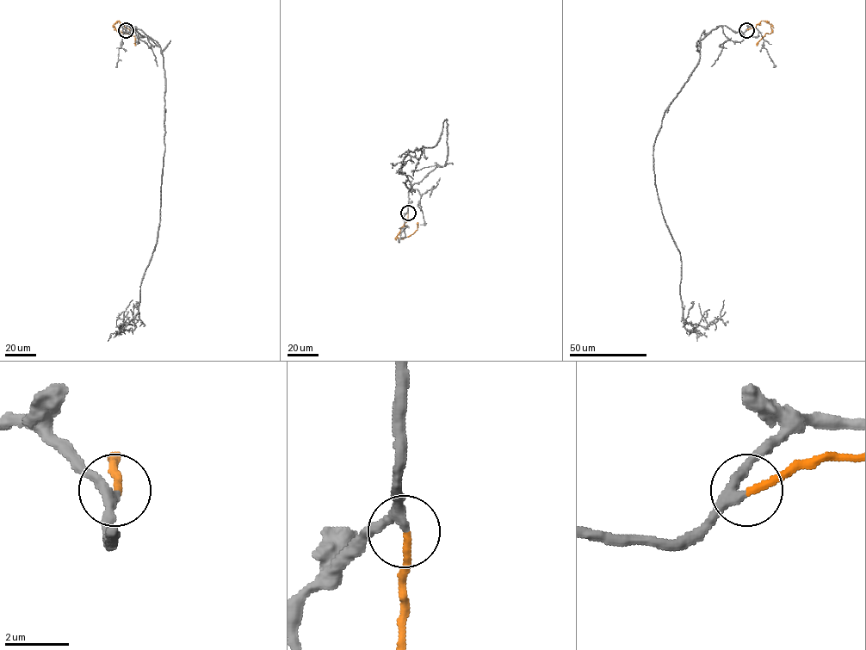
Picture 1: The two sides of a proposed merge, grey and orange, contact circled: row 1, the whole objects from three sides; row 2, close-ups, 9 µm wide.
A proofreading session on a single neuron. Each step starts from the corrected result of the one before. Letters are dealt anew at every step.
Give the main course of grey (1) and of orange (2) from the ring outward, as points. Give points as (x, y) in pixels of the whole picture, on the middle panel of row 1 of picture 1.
1: (408, 213), (409, 189), (445, 166), (447, 120), (435, 145), (404, 158), (406, 186), (415, 190)
2: (408, 213), (408, 219), (396, 237), (410, 236), (417, 228), (417, 223)

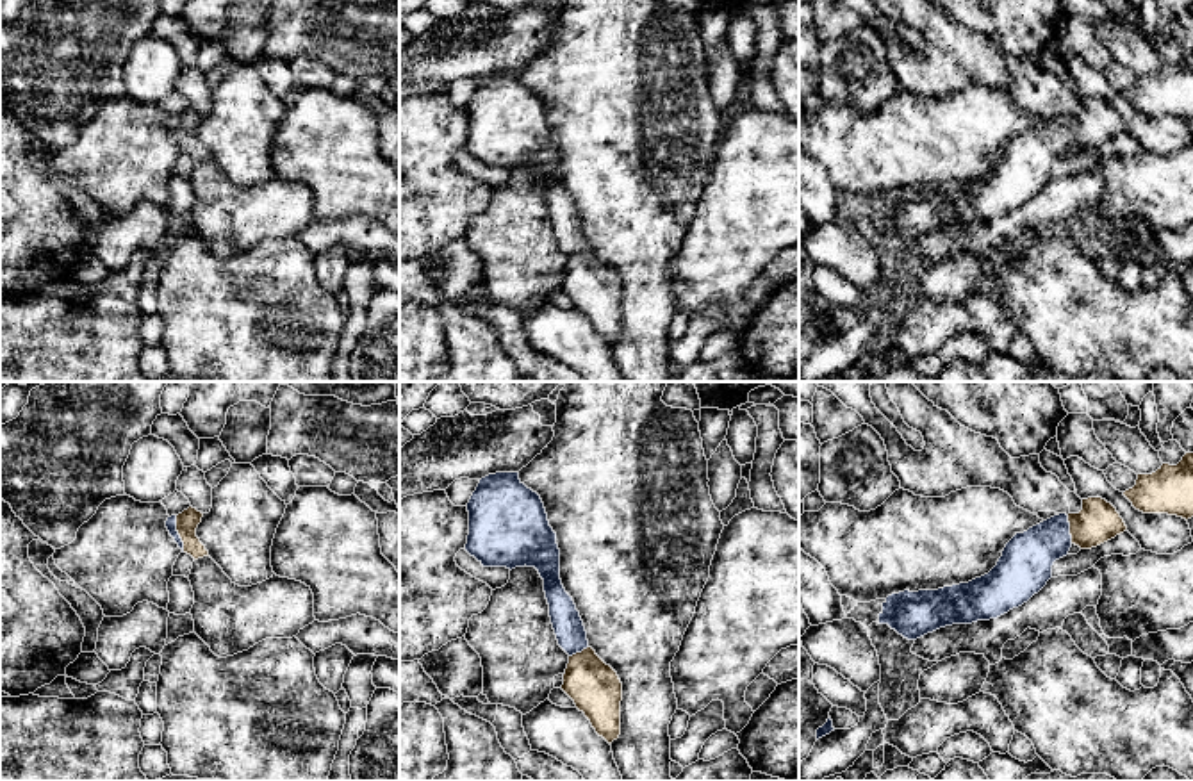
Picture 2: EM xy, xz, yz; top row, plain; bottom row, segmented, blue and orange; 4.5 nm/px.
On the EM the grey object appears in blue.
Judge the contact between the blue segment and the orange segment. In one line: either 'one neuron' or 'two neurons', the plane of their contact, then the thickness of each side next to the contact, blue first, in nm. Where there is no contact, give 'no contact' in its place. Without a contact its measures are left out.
one neuron; contact in xy; calibres 50 and 100 nm

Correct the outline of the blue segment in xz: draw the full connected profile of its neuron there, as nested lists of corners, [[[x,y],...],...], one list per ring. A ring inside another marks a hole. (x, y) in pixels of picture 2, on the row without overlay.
[[[496,73],[480,80],[467,103],[467,112],[469,136],[465,152],[483,168],[506,168],[512,171],[526,166],[539,171],[544,180],[549,218],[558,246],[569,255],[562,291],[585,314],[596,333],[612,344],[621,335],[622,284],[617,273],[588,246],[580,212],[562,185],[556,134],[549,127],[540,96],[519,80],[519,73]]]

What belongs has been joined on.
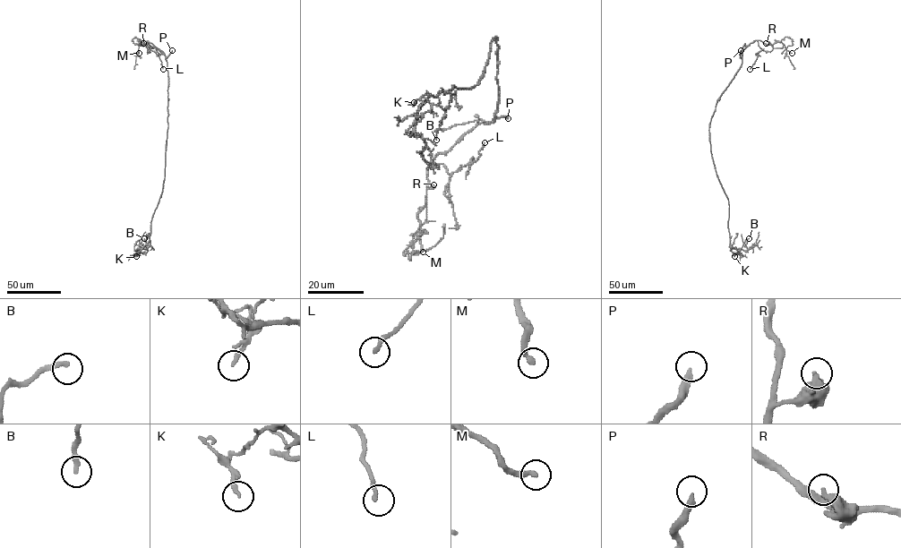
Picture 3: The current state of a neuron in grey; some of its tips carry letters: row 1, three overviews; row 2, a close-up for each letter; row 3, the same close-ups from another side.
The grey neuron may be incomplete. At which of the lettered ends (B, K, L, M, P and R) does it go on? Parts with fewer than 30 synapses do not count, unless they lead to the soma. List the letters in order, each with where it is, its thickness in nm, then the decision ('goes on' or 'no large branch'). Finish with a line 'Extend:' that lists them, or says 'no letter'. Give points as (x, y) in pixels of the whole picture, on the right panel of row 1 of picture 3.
B: at (749, 238); 240 nm thick; no large branch
K: at (734, 256); 200 nm thick; no large branch
L: at (750, 69); 190 nm thick; no large branch
M: at (792, 53); 240 nm thick; goes on
P: at (741, 50); 280 nm thick; goes on
R: at (766, 43); 380 nm thick; no large branch
Extend: M, P

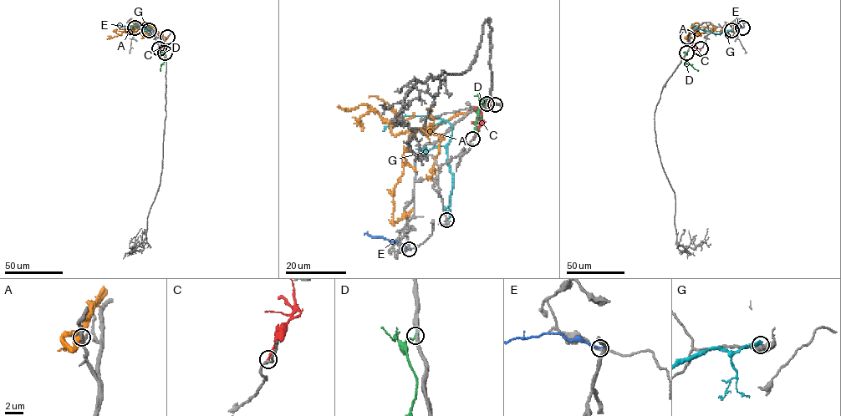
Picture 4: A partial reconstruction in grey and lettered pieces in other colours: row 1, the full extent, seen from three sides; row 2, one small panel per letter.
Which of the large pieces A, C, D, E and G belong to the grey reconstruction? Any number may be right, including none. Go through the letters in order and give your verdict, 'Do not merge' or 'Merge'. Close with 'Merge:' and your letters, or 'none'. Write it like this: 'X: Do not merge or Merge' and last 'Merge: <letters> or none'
A: Do not merge
C: Do not merge
D: Do not merge
E: Do not merge
G: Do not merge
Merge: none

